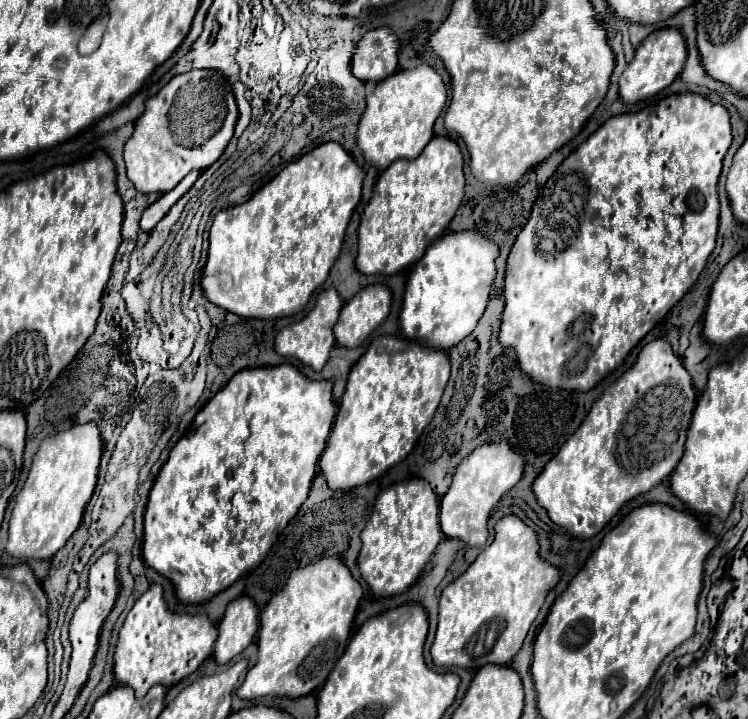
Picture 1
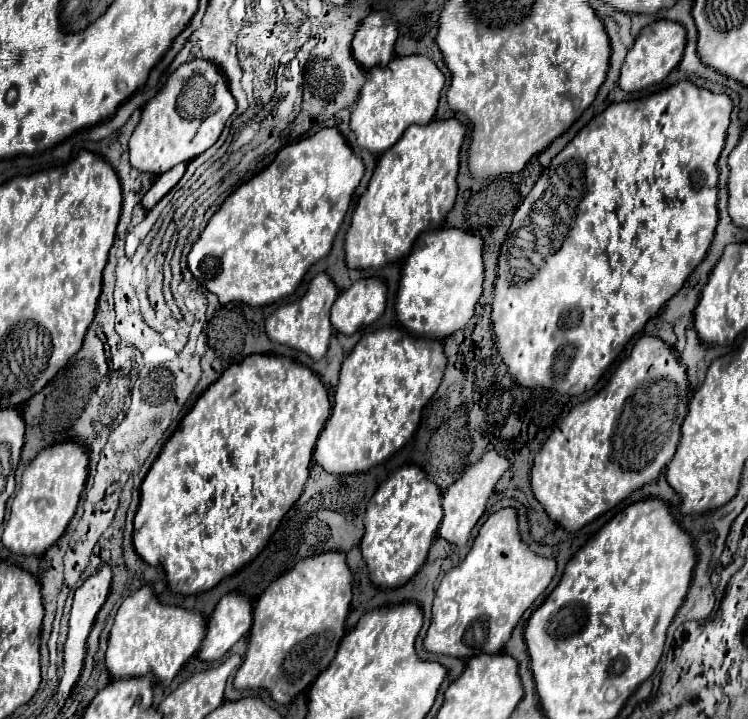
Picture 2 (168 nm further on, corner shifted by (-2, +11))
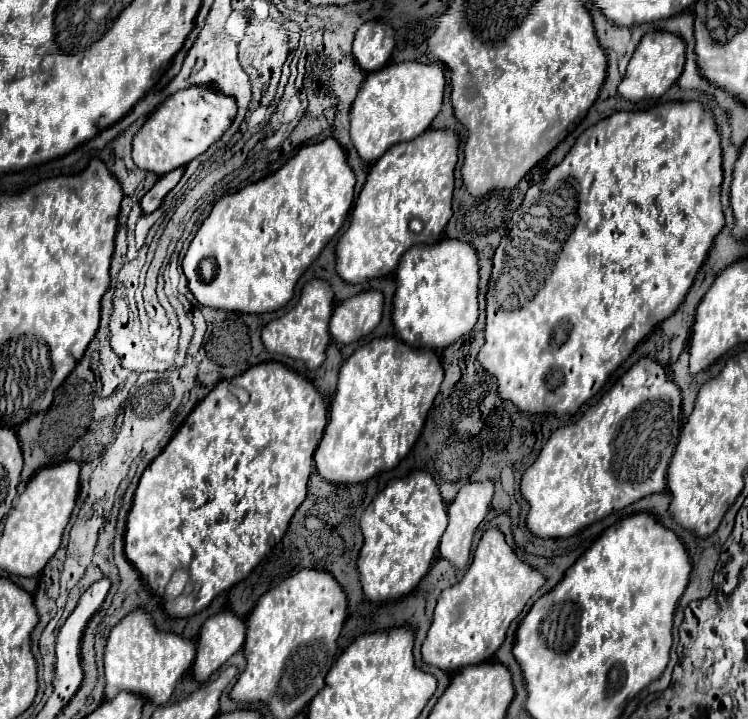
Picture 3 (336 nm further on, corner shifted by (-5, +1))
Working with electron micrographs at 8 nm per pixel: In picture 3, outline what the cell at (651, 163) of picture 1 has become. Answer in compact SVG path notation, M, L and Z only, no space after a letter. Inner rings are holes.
M696 100L668 102L650 110L616 112L598 124L590 126L566 154L566 158L554 166L546 178L526 192L524 202L514 212L508 238L504 236L494 254L494 270L488 284L486 306L486 344L482 346L480 364L498 378L498 392L502 400L514 402L518 410L528 414L574 414L588 398L598 394L608 376L634 352L640 340L644 340L664 318L668 318L684 300L690 290L696 272L706 260L716 236L724 228L724 214L720 206L722 184L722 148L720 134L714 120L714 112Z

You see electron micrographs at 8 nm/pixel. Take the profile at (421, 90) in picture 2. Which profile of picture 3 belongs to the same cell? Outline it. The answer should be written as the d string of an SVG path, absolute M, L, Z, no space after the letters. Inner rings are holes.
M400 62L388 64L382 70L368 74L354 104L350 138L364 162L376 162L390 146L398 142L410 142L426 132L442 108L444 96L444 72L436 64Z

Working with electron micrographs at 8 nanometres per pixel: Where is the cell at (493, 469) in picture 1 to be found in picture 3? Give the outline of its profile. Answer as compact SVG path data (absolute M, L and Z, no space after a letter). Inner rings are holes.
M474 482L474 484L466 484L462 486L462 490L458 492L458 496L454 498L454 502L448 506L448 528L440 540L440 556L446 558L448 562L452 562L458 570L468 566L470 560L470 550L472 550L472 538L476 528L480 526L480 522L484 520L486 512L490 510L490 500L494 494L494 482Z

